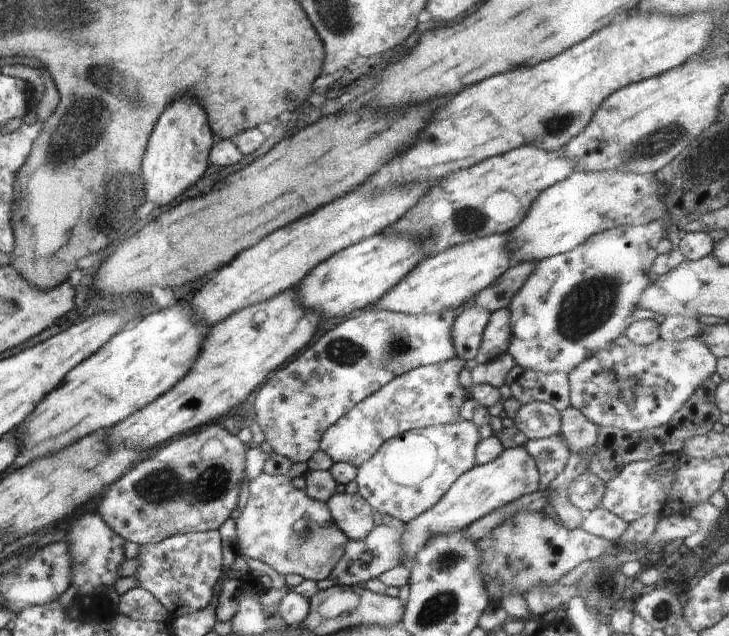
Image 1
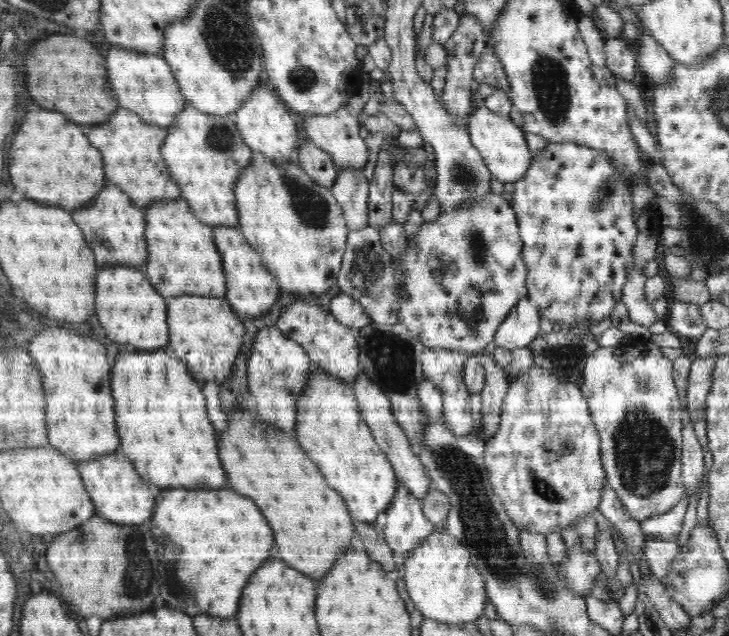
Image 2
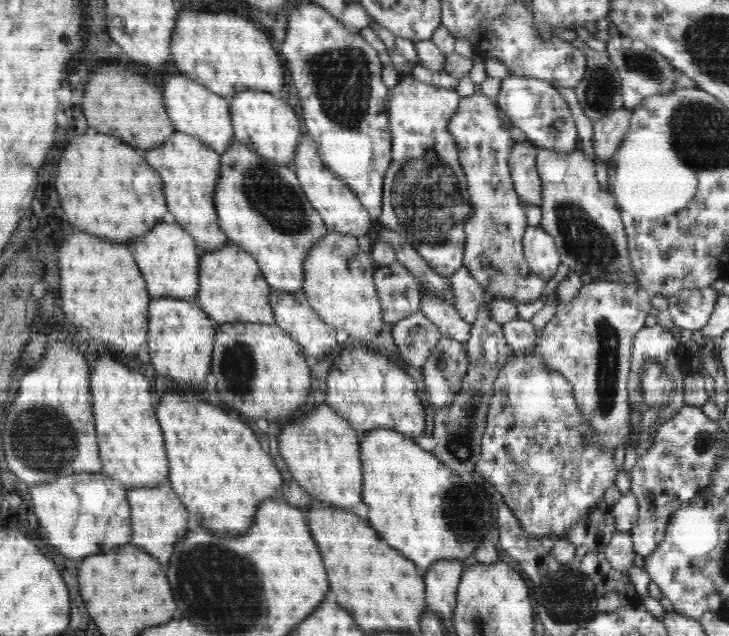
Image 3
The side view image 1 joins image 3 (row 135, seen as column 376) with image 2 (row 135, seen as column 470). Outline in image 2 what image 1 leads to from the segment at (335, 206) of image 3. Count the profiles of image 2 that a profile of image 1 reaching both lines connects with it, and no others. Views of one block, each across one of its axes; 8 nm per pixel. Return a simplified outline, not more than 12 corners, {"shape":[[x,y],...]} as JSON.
{"shape":[[258,86],[233,114],[253,151],[288,159],[303,133],[299,115]]}

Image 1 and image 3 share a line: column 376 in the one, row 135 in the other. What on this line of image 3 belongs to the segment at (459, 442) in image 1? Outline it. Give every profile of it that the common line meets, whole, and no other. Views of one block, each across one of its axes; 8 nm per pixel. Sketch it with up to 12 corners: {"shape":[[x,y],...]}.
{"shape":[[461,97],[447,131],[472,216],[463,266],[524,304],[548,280],[523,253],[528,222],[497,103]]}

